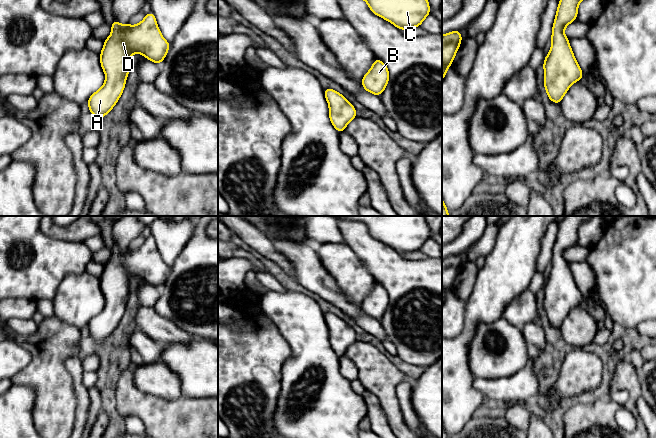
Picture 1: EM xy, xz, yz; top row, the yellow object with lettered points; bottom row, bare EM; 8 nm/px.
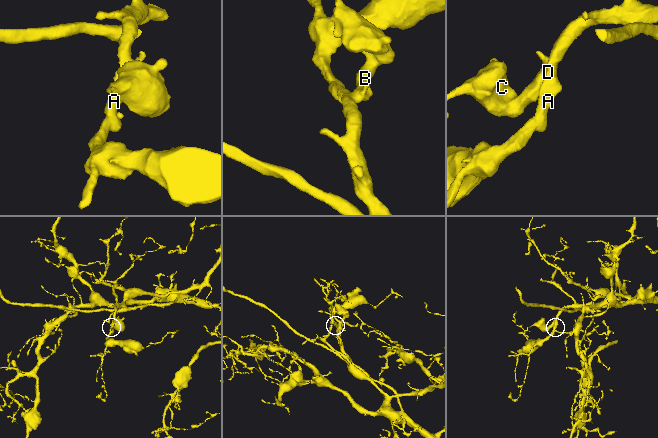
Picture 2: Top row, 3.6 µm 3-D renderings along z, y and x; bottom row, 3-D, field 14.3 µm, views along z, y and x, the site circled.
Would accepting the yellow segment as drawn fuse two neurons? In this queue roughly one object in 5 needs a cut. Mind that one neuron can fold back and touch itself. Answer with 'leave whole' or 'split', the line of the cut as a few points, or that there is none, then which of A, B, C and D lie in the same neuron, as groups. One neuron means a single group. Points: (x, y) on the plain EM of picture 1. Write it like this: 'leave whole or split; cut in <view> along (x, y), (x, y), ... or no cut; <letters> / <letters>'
leave whole; no cut; A B C D

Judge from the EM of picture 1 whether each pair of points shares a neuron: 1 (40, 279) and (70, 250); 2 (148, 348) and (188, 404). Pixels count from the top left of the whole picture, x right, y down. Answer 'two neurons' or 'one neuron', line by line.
1: one neuron
2: two neurons

